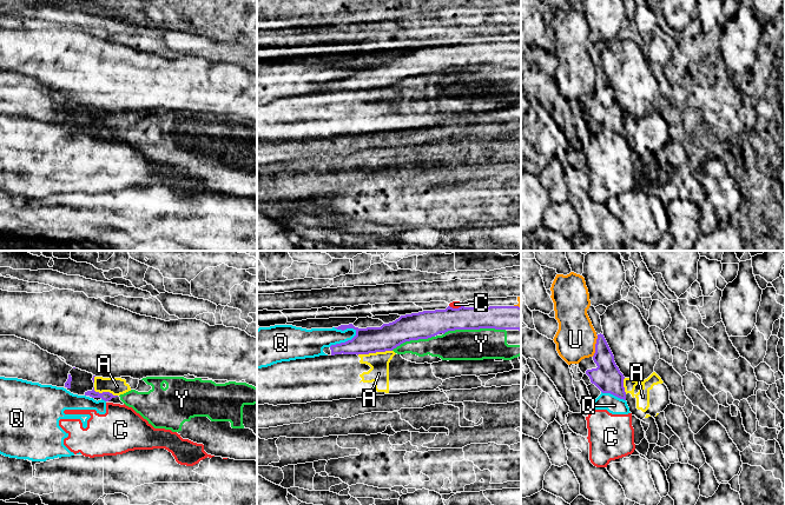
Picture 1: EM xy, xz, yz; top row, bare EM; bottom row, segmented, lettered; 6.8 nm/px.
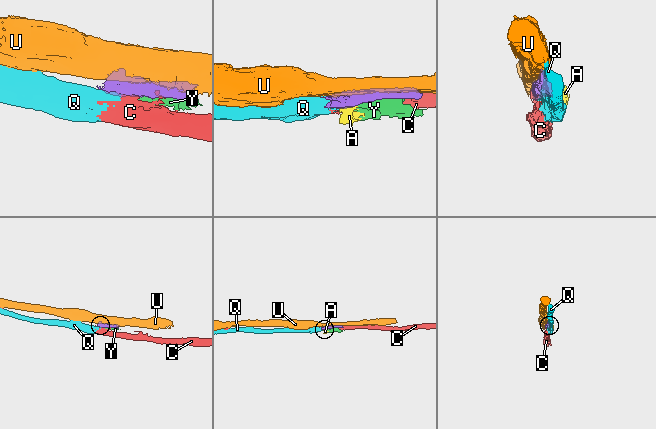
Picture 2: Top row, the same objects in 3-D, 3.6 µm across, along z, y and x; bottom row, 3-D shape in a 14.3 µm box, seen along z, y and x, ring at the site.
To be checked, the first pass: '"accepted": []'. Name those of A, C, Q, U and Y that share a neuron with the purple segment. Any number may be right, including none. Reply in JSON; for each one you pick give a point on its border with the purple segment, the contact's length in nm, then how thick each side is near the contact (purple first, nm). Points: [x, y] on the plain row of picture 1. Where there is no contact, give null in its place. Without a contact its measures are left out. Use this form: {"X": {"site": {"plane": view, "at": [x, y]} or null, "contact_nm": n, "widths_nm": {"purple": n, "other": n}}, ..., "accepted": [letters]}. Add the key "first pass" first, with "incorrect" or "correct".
{"first pass": "correct", "accepted": []}

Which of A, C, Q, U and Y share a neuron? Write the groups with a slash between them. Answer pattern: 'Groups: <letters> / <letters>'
Groups: A Y / C Q / U

